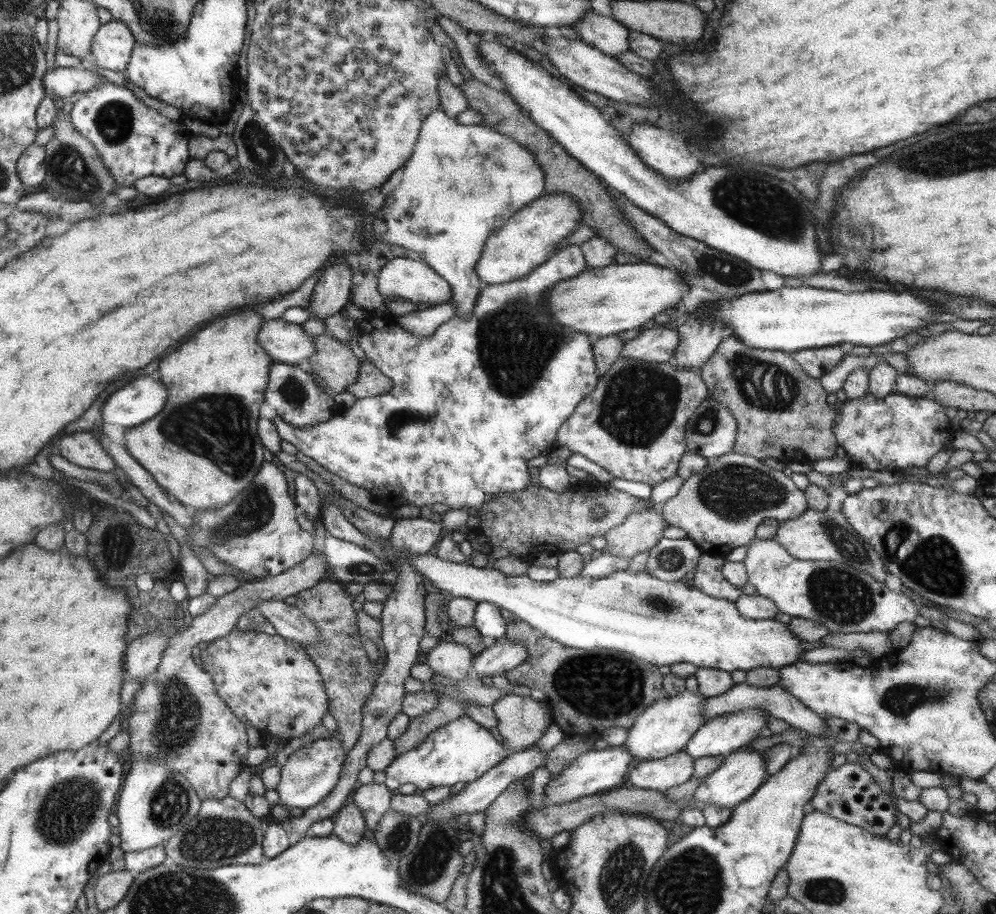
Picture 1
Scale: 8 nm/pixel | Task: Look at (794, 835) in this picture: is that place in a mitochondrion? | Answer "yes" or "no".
no

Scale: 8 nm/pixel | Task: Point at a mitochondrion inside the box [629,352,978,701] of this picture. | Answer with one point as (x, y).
(933, 563)

